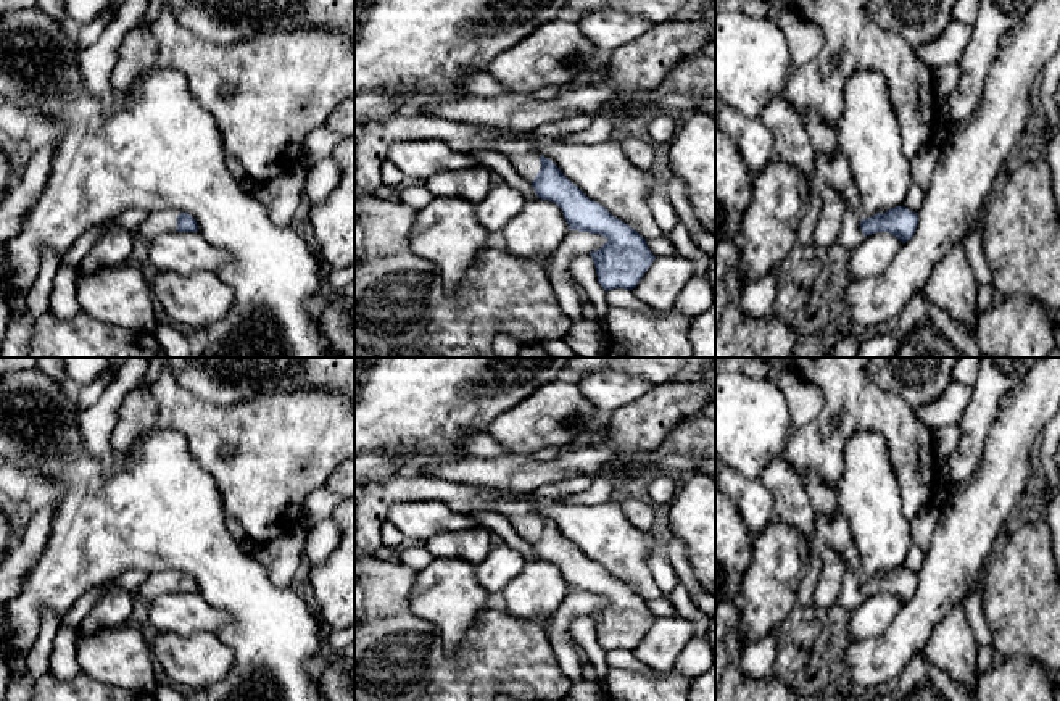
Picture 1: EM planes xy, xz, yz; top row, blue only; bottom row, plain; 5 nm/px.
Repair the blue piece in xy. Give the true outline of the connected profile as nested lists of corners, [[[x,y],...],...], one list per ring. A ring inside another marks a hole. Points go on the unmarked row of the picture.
[[[159,570],[148,574],[135,593],[150,604],[163,595],[197,591],[197,582],[190,575],[179,570]]]

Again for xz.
[[[495,492],[495,512],[504,516],[514,532],[533,546],[538,559],[556,564],[570,591],[598,595],[607,603],[590,617],[602,649],[633,651],[656,617],[635,590],[590,561],[561,530],[536,514],[538,501],[520,493]]]

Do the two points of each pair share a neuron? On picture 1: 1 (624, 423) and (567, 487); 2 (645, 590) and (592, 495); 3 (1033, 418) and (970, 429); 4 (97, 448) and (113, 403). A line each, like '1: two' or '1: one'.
1: two
2: two
3: two
4: one

